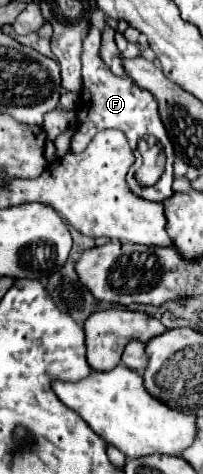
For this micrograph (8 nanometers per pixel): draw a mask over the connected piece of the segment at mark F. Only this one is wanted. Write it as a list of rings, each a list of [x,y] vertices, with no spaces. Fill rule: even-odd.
[[[90,27],[84,41],[82,41],[82,95],[80,101],[76,105],[76,113],[78,113],[78,127],[76,133],[72,137],[72,151],[80,153],[86,149],[86,145],[94,139],[94,135],[102,129],[122,129],[128,137],[128,143],[132,149],[136,149],[136,143],[140,137],[146,135],[154,135],[162,144],[164,153],[166,153],[166,169],[160,177],[160,181],[156,185],[150,187],[142,187],[138,185],[130,185],[136,187],[134,191],[138,191],[140,197],[152,199],[152,201],[164,201],[172,195],[172,163],[174,163],[174,149],[168,138],[168,133],[160,121],[158,115],[158,103],[154,99],[154,95],[146,89],[140,89],[130,77],[118,77],[114,75],[104,61],[98,57],[98,49],[100,49],[100,31],[96,27]]]

